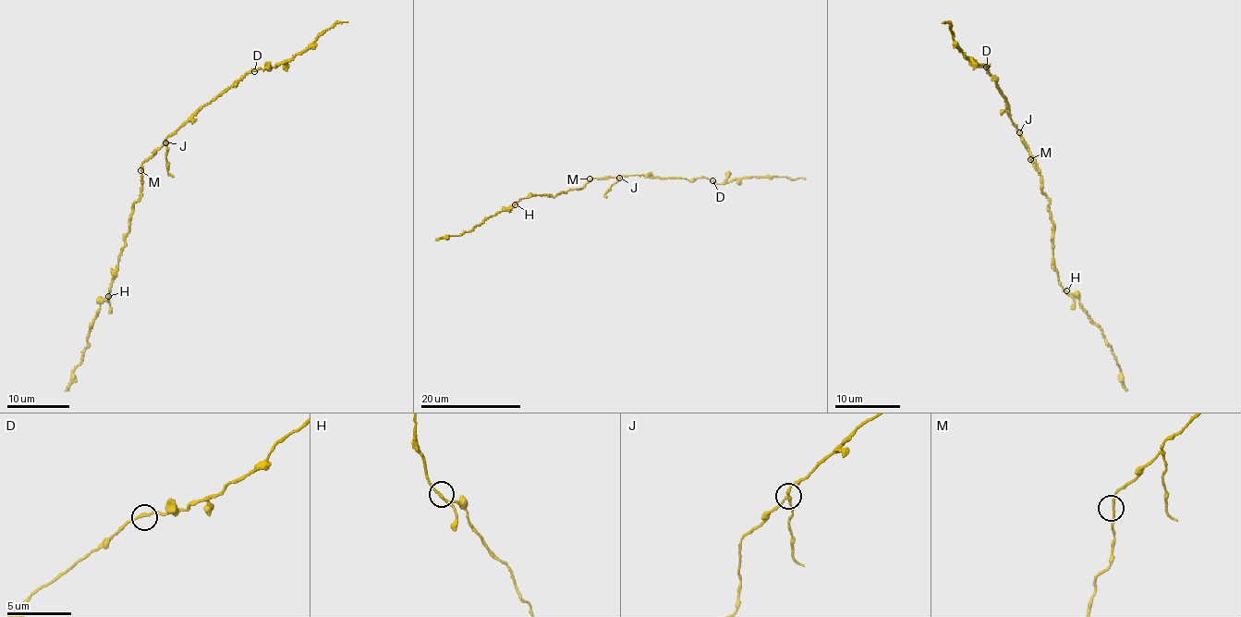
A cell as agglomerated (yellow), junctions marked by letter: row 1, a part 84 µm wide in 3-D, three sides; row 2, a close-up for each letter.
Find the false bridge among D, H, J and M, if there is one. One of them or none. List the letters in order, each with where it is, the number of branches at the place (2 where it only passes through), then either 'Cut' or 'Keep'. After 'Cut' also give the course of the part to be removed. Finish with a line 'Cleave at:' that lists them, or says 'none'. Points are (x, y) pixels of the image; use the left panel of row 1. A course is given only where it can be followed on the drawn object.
D: Place: (254, 71). Branches: 2. Keep
H: Place: (108, 296). Branches: 3. Keep
J: Place: (165, 142). Branches: 3. Cut. Course of the part to remove: (165, 141), (167, 171), (174, 177)
M: Place: (140, 170). Branches: 2. Keep
Cleave at: J

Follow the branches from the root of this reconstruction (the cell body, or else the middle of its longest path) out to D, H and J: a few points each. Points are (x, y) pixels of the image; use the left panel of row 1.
D: (141, 168), (164, 141), (199, 109), (254, 71)
H: (141, 168), (140, 197), (134, 203), (116, 277), (108, 296)
J: (141, 168), (142, 164), (165, 141)

